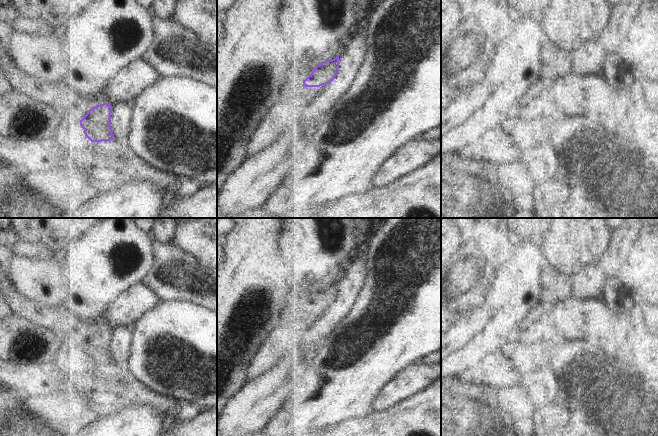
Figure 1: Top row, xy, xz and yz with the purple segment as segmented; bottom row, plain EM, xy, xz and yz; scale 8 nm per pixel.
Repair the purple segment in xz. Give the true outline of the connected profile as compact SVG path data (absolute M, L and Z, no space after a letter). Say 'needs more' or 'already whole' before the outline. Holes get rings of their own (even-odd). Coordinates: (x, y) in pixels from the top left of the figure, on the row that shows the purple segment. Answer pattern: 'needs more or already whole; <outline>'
already whole; M339 55L317 65L312 73L303 80L303 86L320 87L333 81L339 68Z

